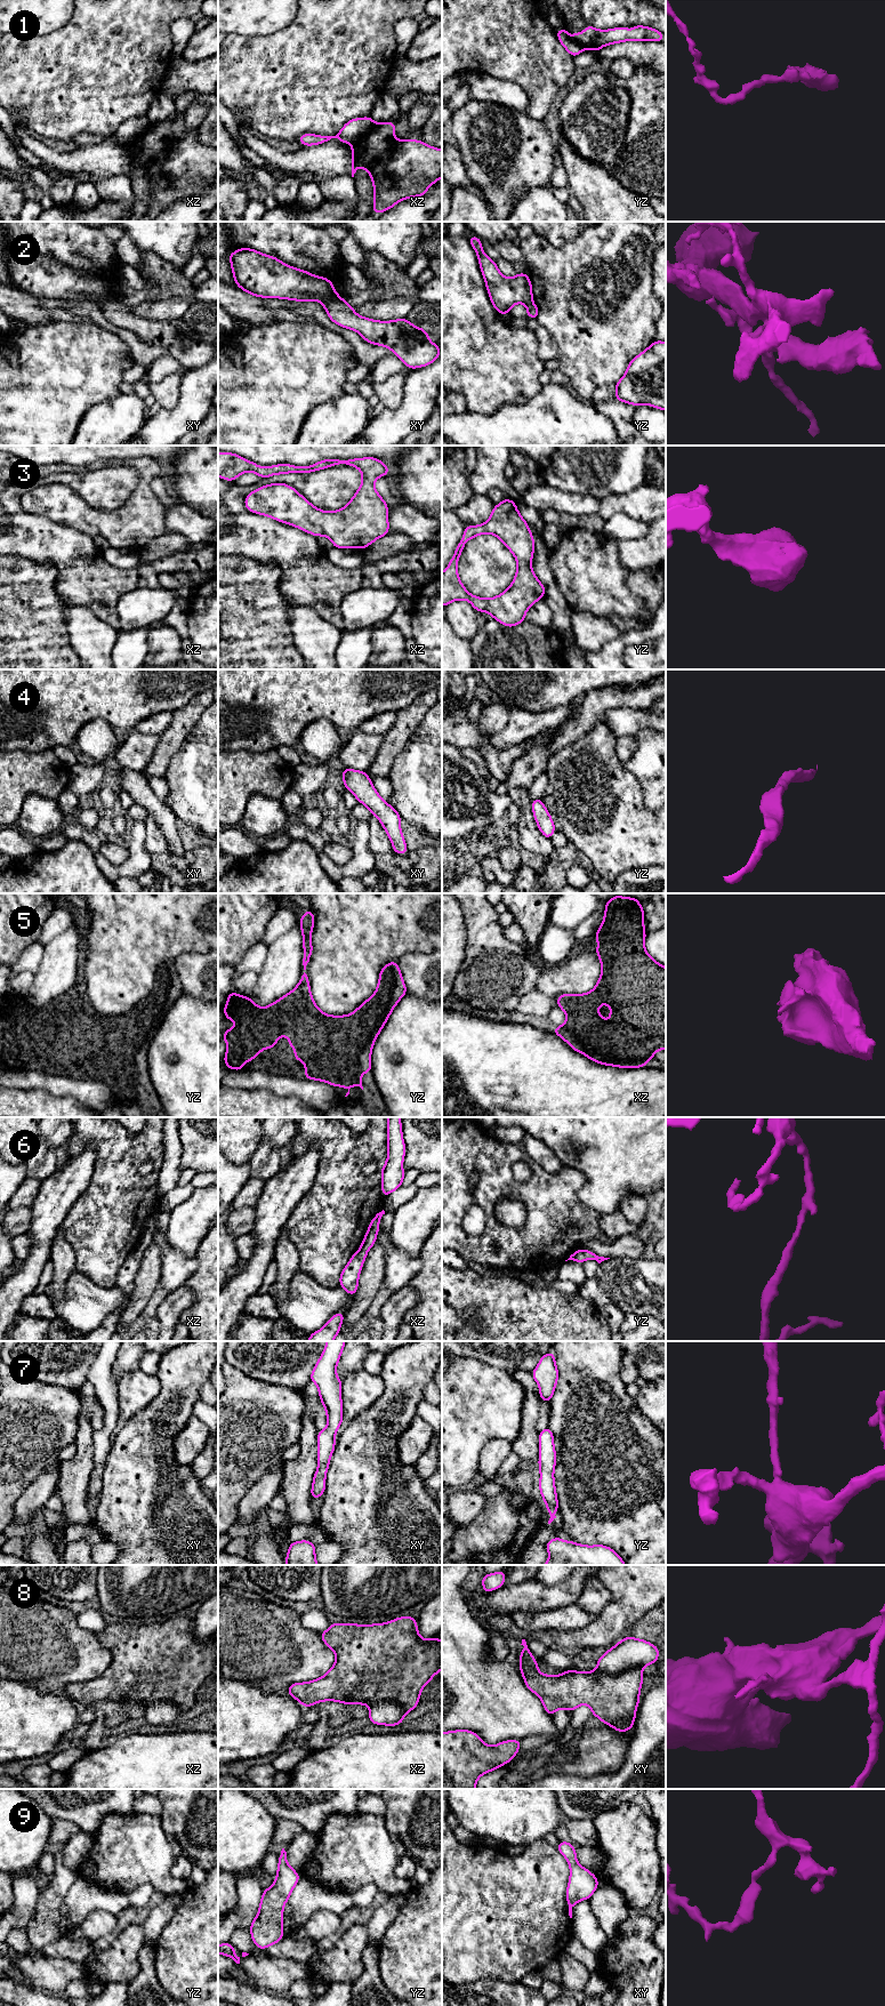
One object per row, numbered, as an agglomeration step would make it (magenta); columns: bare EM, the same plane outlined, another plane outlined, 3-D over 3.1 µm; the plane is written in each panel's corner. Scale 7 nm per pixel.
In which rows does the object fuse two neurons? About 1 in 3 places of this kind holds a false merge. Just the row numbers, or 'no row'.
1, 2, 8

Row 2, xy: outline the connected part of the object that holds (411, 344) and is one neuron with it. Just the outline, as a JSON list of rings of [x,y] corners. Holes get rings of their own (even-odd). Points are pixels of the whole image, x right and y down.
[[[339,298],[324,305],[336,324],[355,330],[370,344],[388,347],[410,369],[433,363],[441,348],[431,342],[427,330],[410,323],[407,318],[393,321],[377,321],[356,314],[354,307]]]

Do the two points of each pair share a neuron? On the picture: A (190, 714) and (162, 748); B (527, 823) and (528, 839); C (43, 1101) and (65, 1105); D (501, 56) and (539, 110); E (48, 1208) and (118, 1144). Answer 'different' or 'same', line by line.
A: same
B: same
C: same
D: same
E: different

